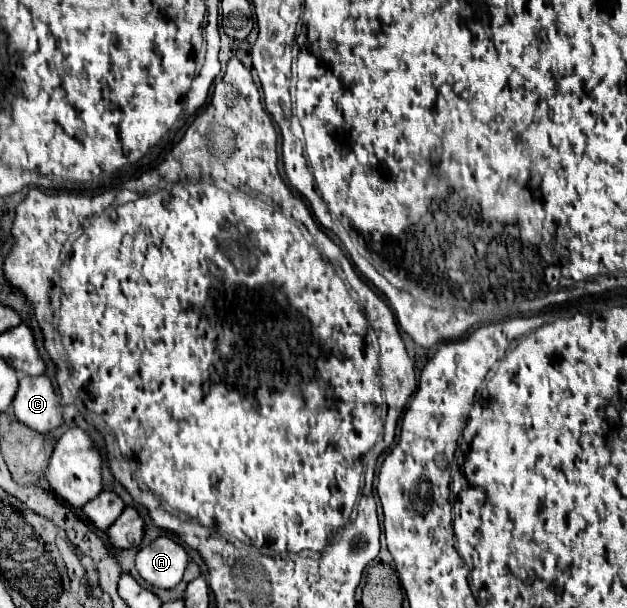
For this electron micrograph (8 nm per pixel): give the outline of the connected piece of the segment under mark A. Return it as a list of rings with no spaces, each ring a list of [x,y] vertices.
[[[166,534],[158,536],[154,542],[140,548],[136,556],[138,574],[146,582],[158,588],[176,586],[182,580],[188,562],[190,562],[190,556],[186,548],[176,538]]]

